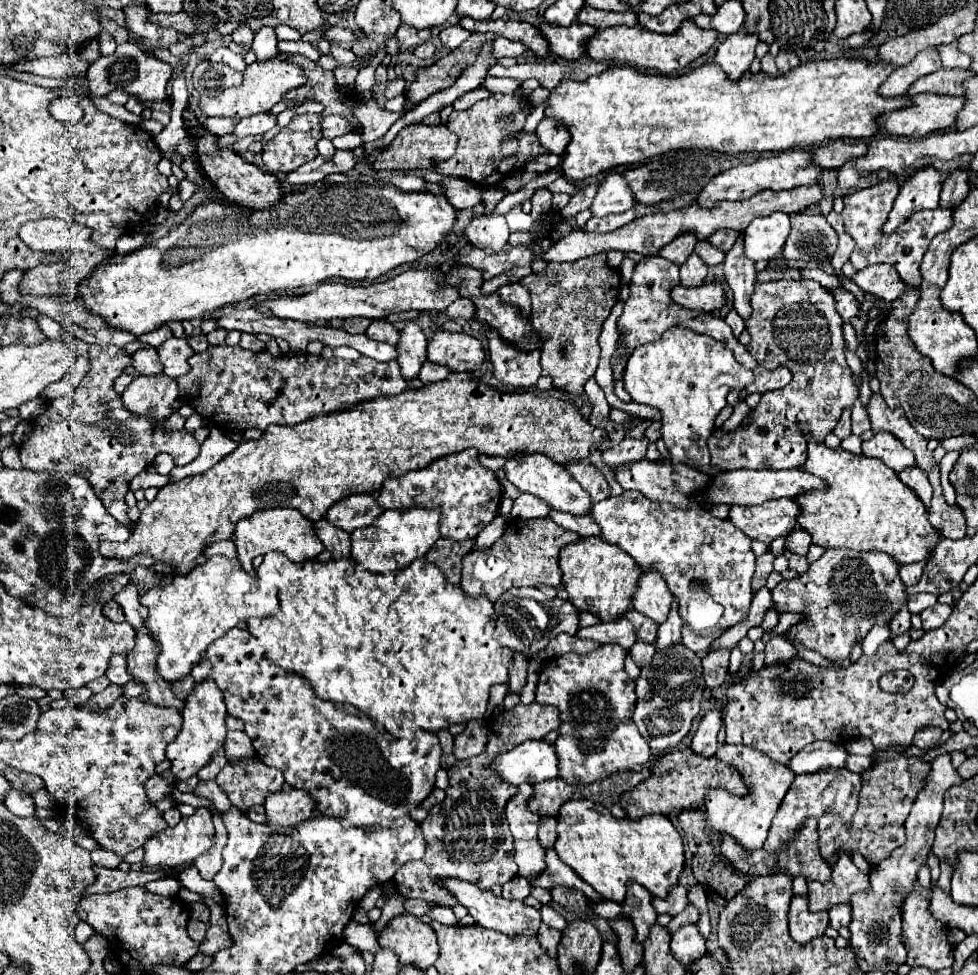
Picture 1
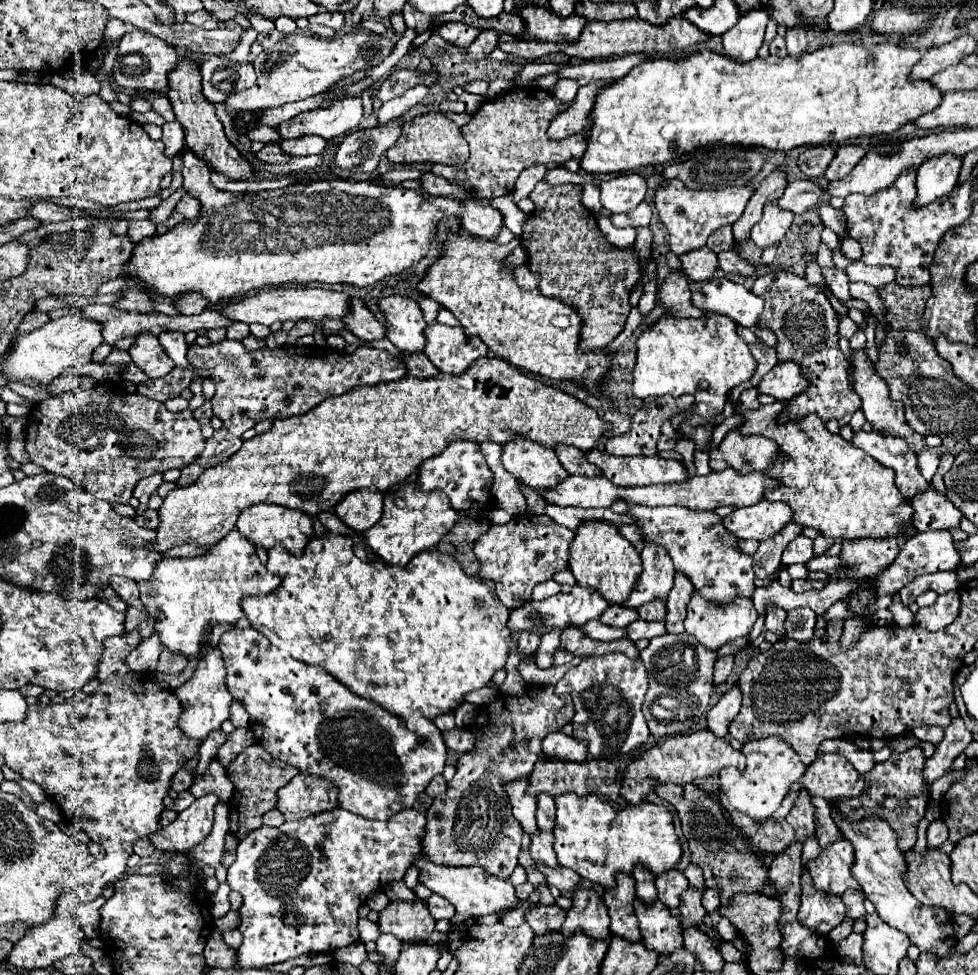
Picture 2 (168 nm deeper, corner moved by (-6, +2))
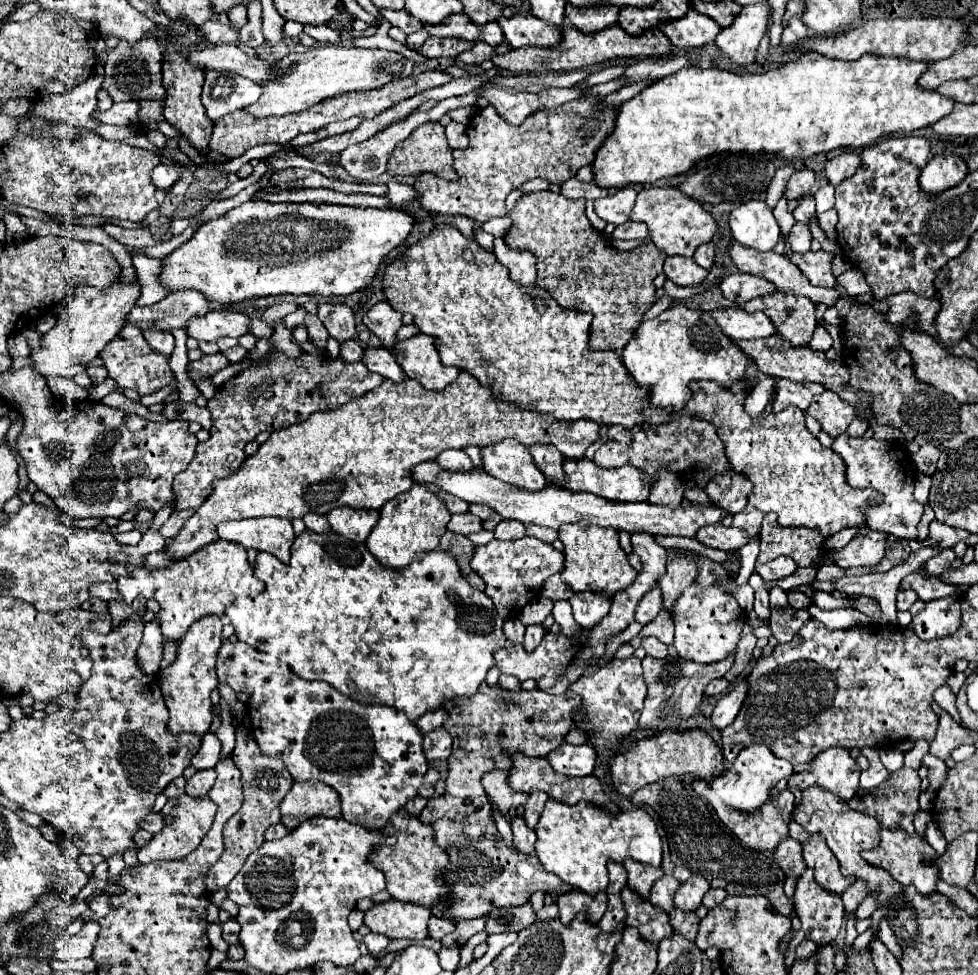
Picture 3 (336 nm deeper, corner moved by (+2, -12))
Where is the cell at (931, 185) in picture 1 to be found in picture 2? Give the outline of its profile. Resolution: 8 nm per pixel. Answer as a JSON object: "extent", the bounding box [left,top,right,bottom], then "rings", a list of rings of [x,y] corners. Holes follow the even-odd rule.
{"extent":[914,153,962,207],"rings":[[[950,153],[924,161],[918,167],[918,183],[916,183],[918,197],[914,201],[916,207],[928,205],[938,197],[948,195],[958,183],[960,167],[962,167],[962,159],[952,157]]]}

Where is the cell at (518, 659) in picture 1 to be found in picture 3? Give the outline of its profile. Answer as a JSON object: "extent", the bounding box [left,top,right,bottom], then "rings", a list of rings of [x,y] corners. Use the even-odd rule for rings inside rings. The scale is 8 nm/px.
{"extent":[524,625,544,653],"rings":[[[530,625],[530,627],[526,627],[524,649],[526,649],[528,653],[532,653],[532,651],[540,645],[542,637],[544,637],[544,627],[542,627],[542,625]]]}

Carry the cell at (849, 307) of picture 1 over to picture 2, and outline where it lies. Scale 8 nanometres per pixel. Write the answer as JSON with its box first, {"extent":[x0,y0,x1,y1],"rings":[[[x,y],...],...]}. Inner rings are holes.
{"extent":[822,269,852,301],"rings":[[[822,269],[822,275],[826,277],[826,281],[828,281],[828,287],[832,289],[832,293],[840,299],[840,301],[850,301],[852,297],[850,297],[850,291],[848,291],[848,275],[846,275],[846,271],[842,271],[842,269]]]}

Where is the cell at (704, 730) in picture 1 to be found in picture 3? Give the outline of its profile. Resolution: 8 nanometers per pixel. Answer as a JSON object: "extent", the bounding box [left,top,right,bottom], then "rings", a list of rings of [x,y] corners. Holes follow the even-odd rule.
{"extent":[712,681,748,731],"rings":[[[740,681],[730,693],[726,693],[726,695],[716,703],[714,713],[712,713],[712,725],[714,725],[718,731],[722,731],[724,727],[728,727],[728,725],[734,721],[734,717],[738,715],[740,707],[742,707],[742,701],[744,701],[744,697],[746,697],[746,691],[748,691],[746,681]]]}

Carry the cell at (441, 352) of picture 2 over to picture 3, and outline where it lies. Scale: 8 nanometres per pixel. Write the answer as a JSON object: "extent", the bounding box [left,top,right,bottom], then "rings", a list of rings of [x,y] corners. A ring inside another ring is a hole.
{"extent":[396,333,460,391],"rings":[[[424,333],[414,335],[396,345],[396,361],[404,367],[410,379],[416,379],[430,391],[446,389],[460,373],[458,367],[446,367],[440,361],[436,339]]]}

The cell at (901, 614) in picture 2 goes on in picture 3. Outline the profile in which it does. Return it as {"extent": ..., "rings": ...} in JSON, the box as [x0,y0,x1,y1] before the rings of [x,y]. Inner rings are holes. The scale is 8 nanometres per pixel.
{"extent":[834,547,940,627],"rings":[[[922,547],[918,551],[912,551],[910,557],[892,567],[888,573],[868,573],[868,575],[848,575],[848,577],[842,577],[838,581],[834,581],[836,585],[836,591],[844,593],[848,597],[848,593],[860,593],[860,595],[872,595],[874,599],[878,599],[878,607],[880,607],[880,613],[882,613],[882,623],[884,625],[892,625],[892,627],[898,627],[898,621],[896,621],[896,593],[898,593],[898,587],[900,587],[900,581],[918,571],[920,565],[924,565],[932,555],[938,555],[940,551],[936,551],[936,547]]]}

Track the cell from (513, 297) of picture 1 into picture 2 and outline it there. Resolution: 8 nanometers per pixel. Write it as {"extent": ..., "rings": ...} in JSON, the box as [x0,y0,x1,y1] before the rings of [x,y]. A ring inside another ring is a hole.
{"extent":[514,263,540,289],"rings":[[[526,263],[514,267],[514,275],[516,275],[516,281],[522,289],[536,289],[538,287],[540,277],[538,277],[538,273],[532,273]]]}

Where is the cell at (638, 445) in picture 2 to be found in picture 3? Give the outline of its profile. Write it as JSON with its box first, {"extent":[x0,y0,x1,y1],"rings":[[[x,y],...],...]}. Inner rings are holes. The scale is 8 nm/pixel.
{"extent":[594,415,730,489],"rings":[[[682,415],[680,419],[674,419],[662,425],[642,423],[632,429],[626,429],[622,425],[610,425],[608,441],[594,453],[594,463],[604,469],[632,465],[636,469],[646,471],[646,479],[650,485],[656,481],[656,471],[660,467],[668,467],[674,473],[694,469],[696,483],[700,489],[710,481],[712,475],[730,469],[730,463],[724,457],[724,445],[716,433],[716,427],[710,421],[704,421],[698,417],[692,419],[690,415]]]}

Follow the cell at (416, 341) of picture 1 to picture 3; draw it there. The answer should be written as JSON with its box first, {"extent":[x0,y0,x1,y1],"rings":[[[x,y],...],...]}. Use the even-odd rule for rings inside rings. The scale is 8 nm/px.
{"extent":[364,301,402,353],"rings":[[[380,301],[364,315],[364,325],[382,341],[384,349],[394,353],[398,343],[396,333],[402,327],[402,313],[398,313],[388,301]]]}

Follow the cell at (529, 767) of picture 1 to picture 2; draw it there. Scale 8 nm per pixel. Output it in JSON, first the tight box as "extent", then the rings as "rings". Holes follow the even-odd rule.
{"extent":[542,731,588,763],"rings":[[[558,731],[558,733],[546,735],[546,739],[542,741],[542,753],[546,757],[556,757],[562,761],[578,761],[580,763],[580,761],[588,759],[586,745],[588,743]]]}

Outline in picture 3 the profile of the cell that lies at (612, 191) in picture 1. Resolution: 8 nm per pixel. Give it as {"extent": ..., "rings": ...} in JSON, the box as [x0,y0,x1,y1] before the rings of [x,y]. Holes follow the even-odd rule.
{"extent":[594,187,638,225],"rings":[[[632,187],[616,189],[614,193],[610,193],[610,195],[594,201],[596,215],[600,219],[604,219],[606,223],[622,225],[622,223],[626,223],[630,219],[630,213],[632,213],[634,203],[636,203],[636,195],[638,193]]]}

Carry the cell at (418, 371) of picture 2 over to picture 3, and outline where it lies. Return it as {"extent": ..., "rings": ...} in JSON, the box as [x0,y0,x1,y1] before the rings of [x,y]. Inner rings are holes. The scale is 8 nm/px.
{"extent":[362,347,408,383],"rings":[[[368,347],[362,361],[366,363],[366,367],[368,367],[370,371],[380,373],[382,377],[386,377],[386,379],[390,379],[390,381],[394,381],[394,383],[402,383],[402,381],[408,379],[408,377],[404,375],[404,369],[402,369],[402,367],[398,365],[398,361],[394,359],[394,355],[392,355],[390,351],[384,351],[382,347],[378,347],[378,349]]]}

